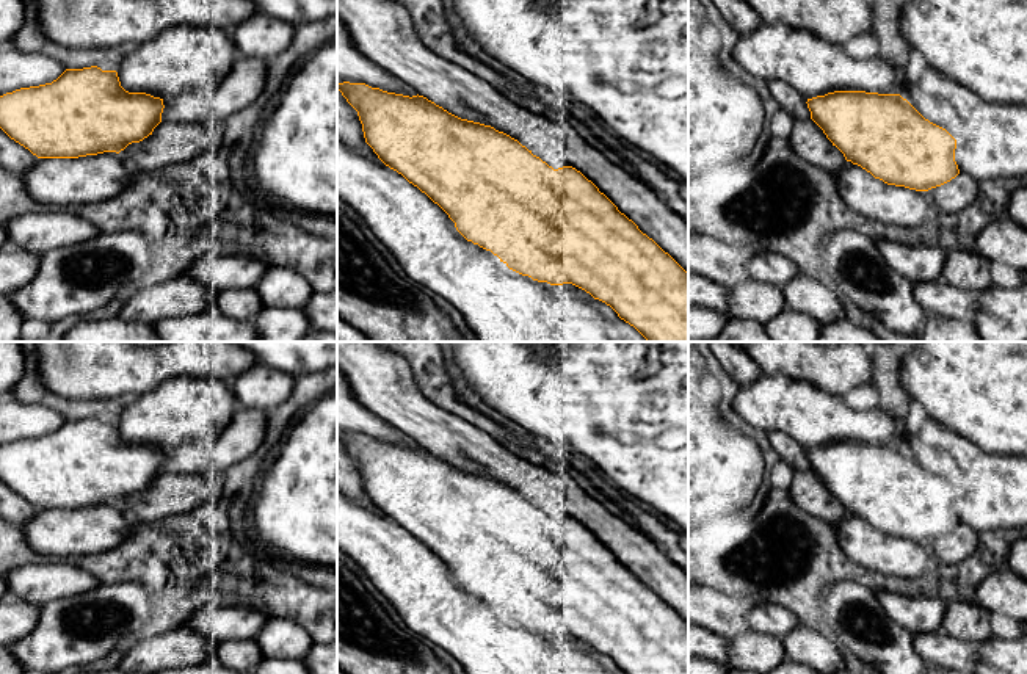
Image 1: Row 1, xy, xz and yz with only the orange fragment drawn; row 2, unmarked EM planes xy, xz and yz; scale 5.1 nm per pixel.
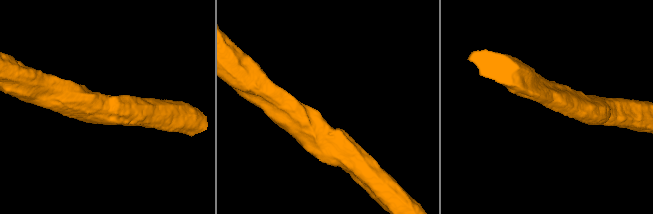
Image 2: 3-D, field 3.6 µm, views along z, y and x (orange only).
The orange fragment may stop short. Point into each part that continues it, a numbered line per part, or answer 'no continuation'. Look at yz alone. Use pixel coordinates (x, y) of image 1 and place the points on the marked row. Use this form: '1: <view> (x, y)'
no continuation

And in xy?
no continuation

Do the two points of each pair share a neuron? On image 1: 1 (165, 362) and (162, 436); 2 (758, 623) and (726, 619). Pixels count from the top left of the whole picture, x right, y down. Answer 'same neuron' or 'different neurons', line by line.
1: different neurons
2: different neurons

